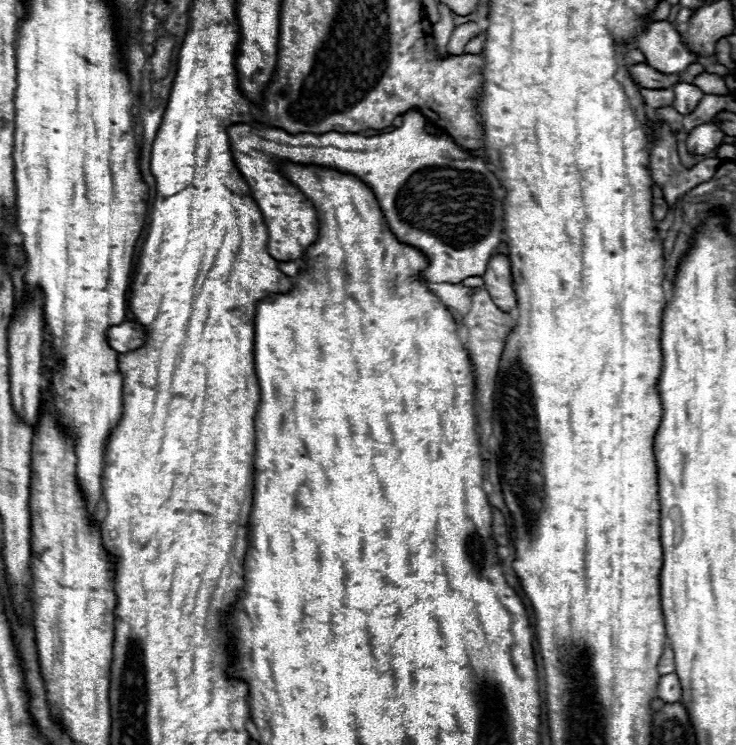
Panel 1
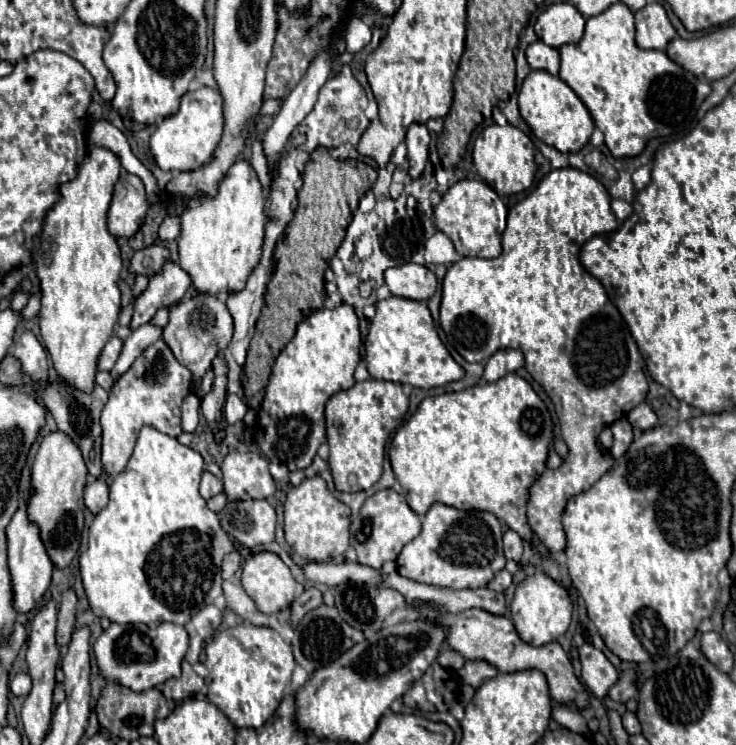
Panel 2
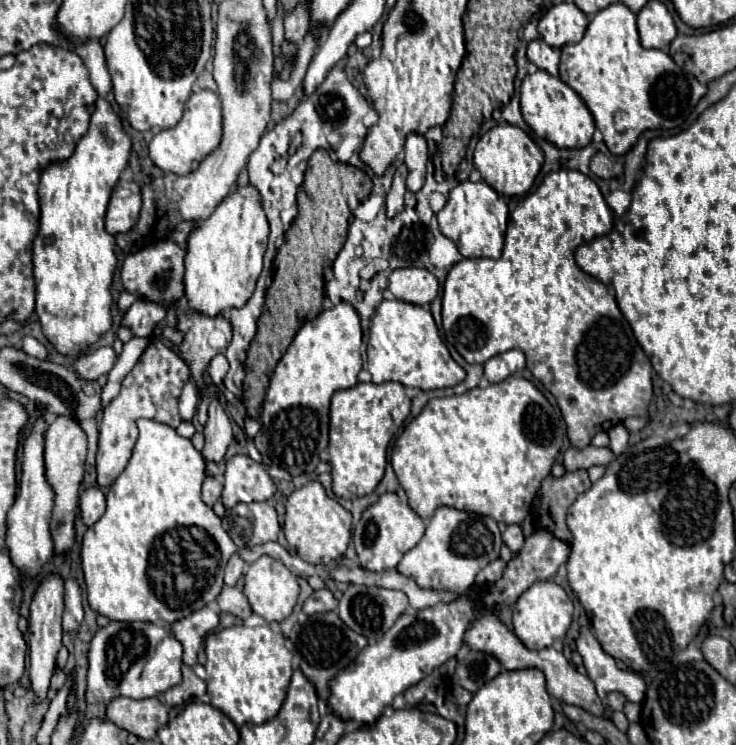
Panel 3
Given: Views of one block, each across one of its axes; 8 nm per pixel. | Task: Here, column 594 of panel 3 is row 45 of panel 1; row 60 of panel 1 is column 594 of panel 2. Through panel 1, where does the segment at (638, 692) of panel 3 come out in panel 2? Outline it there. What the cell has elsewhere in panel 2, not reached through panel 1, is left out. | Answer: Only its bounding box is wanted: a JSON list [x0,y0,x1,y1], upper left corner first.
[578,644,618,698]

